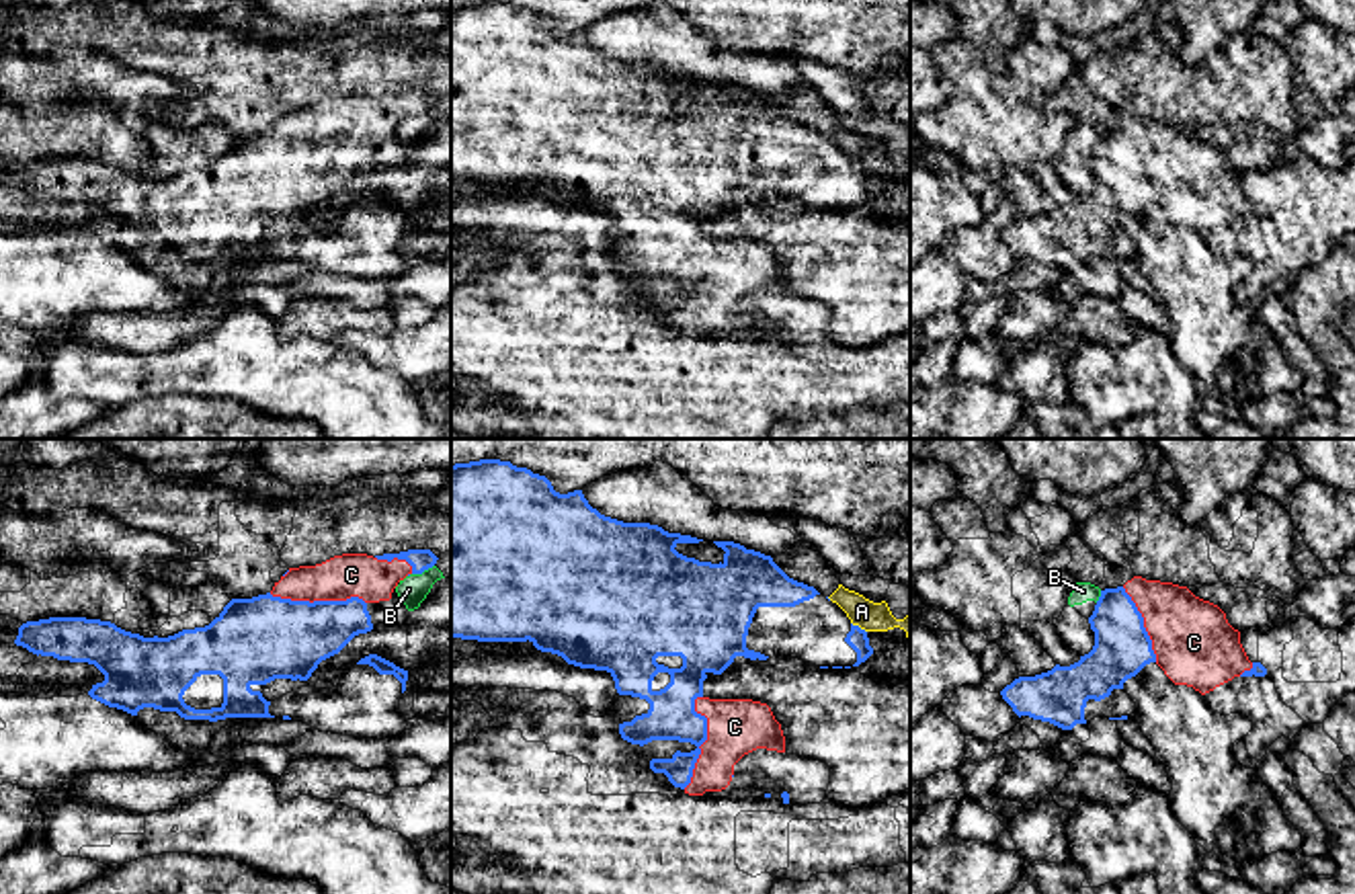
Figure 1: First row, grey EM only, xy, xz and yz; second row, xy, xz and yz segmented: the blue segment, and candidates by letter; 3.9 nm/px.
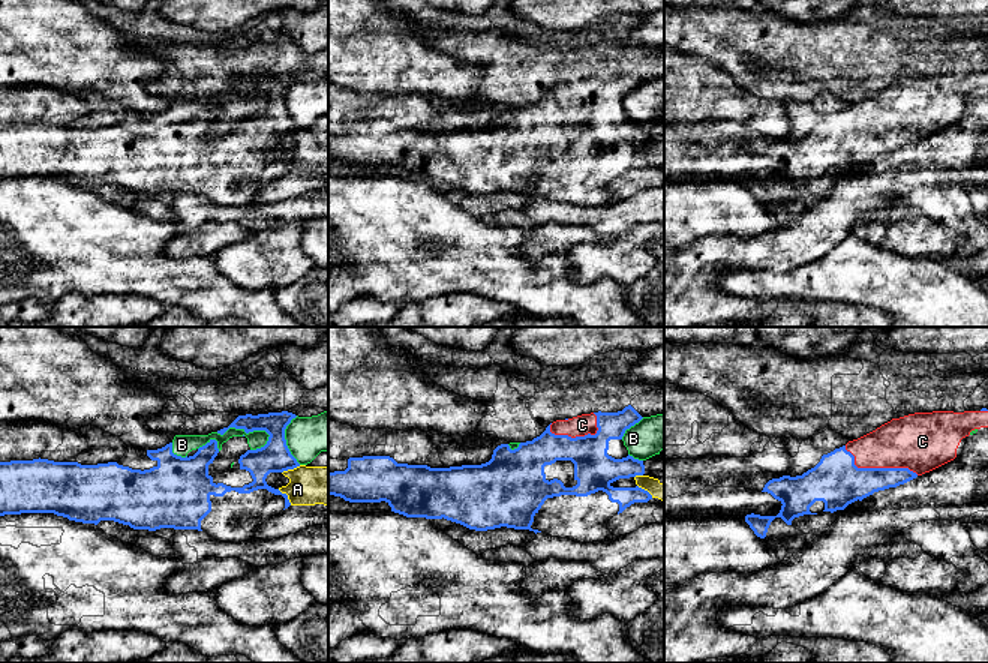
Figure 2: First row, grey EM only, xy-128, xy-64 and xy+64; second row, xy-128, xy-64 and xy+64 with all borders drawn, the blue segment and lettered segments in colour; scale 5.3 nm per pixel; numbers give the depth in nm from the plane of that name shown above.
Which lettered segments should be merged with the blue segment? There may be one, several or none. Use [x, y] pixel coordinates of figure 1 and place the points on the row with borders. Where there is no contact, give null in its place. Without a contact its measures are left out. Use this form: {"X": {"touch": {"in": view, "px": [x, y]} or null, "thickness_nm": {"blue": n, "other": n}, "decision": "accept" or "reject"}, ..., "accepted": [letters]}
{"A": {"touch": {"in": "xz", "px": [857, 626]}, "thickness_nm": {"blue": 80, "other": 120}, "decision": "reject"}, "B": {"touch": {"in": "yz", "px": [1099, 597]}, "thickness_nm": {"blue": 220, "other": 80}, "decision": "reject"}, "C": {"touch": {"in": "xz", "px": [706, 739]}, "thickness_nm": {"blue": 190, "other": 220}, "decision": "accept"}, "accepted": ["C"]}

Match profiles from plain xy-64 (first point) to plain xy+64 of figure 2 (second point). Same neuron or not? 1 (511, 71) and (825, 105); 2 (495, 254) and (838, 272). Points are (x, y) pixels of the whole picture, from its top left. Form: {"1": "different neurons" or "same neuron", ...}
{"1": "different neurons", "2": "same neuron"}

